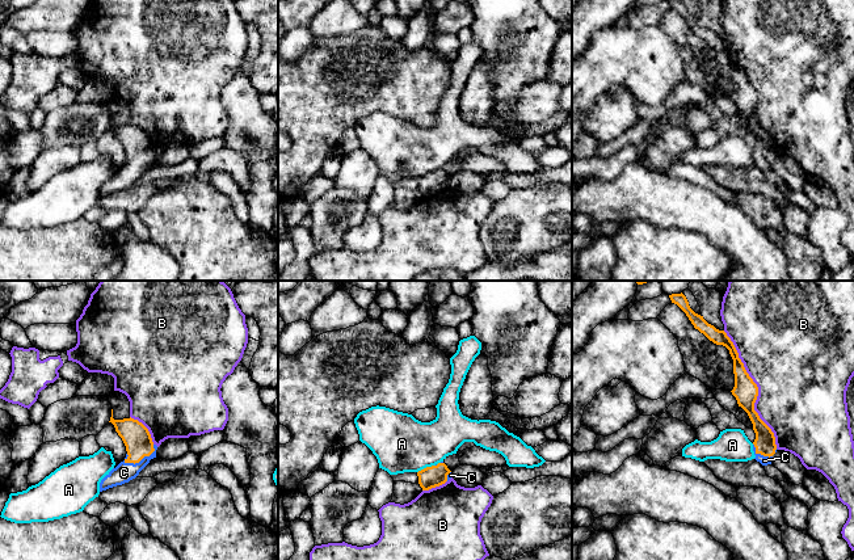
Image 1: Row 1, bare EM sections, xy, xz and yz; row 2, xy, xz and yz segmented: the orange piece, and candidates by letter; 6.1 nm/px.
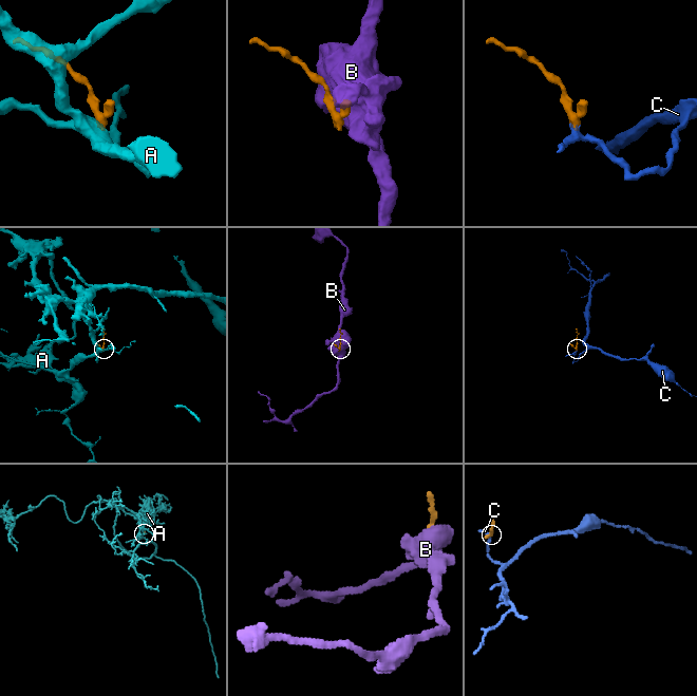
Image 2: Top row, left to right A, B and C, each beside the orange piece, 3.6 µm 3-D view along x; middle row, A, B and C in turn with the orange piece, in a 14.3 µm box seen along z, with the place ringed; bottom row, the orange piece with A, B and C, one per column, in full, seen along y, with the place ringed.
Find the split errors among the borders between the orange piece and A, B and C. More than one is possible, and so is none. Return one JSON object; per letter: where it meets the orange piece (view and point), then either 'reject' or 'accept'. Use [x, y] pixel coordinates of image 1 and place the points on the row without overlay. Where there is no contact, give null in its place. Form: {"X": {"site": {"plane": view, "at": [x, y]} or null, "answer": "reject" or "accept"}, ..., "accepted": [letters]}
{"A": {"site": {"plane": "xz", "at": [426, 173]}, "answer": "reject"}, "B": {"site": {"plane": "yz", "at": [757, 96]}, "answer": "reject"}, "C": {"site": {"plane": "xy", "at": [141, 165]}, "answer": "accept"}, "accepted": ["C"]}

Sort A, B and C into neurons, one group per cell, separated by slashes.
A / B / C

